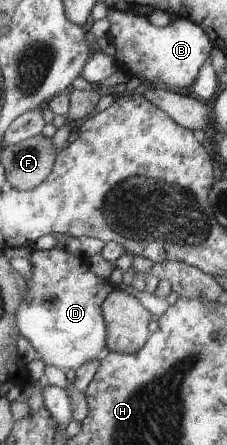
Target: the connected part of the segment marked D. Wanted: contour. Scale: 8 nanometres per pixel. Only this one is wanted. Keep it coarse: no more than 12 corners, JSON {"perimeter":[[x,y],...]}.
{"perimeter":[[66,238],[33,248],[17,322],[45,365],[106,353],[114,287]]}

